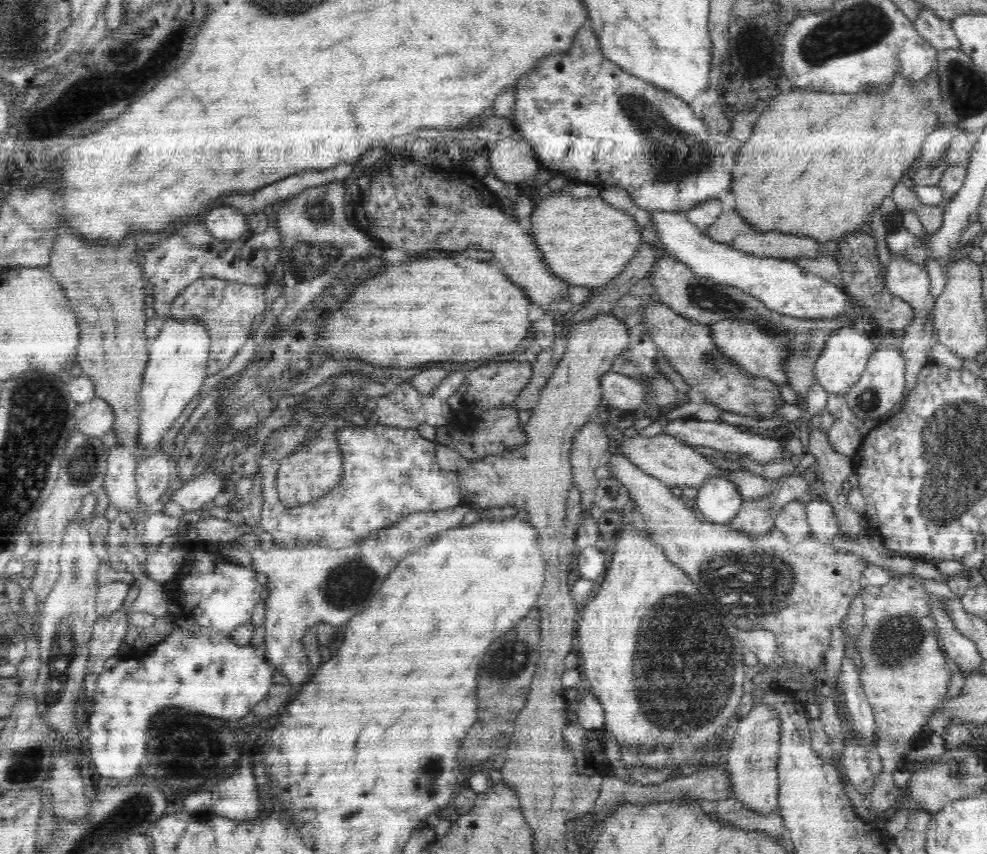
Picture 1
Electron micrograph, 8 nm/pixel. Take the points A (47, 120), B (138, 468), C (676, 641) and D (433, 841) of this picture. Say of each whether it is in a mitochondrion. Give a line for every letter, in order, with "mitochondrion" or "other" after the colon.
A: mitochondrion
B: other
C: mitochondrion
D: other

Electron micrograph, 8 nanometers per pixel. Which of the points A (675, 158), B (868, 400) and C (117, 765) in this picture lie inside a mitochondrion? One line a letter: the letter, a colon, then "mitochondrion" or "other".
A: mitochondrion
B: mitochondrion
C: other

